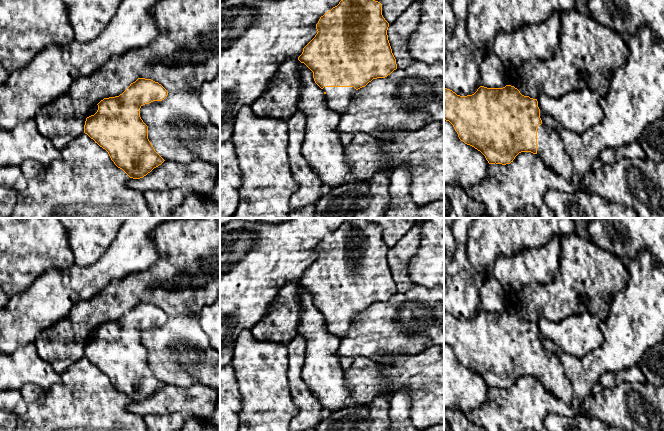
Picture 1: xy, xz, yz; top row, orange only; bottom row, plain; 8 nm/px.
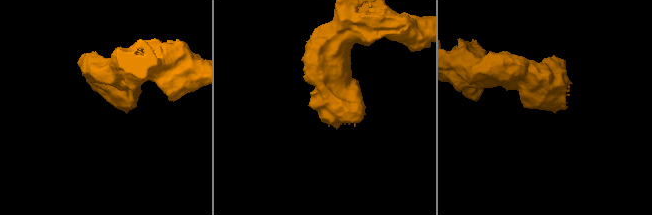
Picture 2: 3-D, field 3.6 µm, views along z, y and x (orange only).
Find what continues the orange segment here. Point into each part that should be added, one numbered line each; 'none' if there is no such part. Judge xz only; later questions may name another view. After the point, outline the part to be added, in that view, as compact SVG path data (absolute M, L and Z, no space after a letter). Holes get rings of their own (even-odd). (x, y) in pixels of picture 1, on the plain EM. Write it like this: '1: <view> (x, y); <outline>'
1: xz (338, 323); M324 311L326 327L330 335L339 339L345 337L355 319L354 311Z

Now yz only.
1: yz (550, 373); M543 348L539 349L537 352L537 379L546 392L574 407L577 415L590 416L583 405L578 404L574 399L572 386L563 371L561 356L550 353Z

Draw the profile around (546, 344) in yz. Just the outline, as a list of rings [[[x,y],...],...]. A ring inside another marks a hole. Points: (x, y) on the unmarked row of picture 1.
[[[540,334],[540,342],[542,344],[542,348],[546,351],[553,353],[557,356],[561,356],[561,351],[559,350],[558,346],[556,346],[554,343],[552,343],[550,340],[545,338]]]

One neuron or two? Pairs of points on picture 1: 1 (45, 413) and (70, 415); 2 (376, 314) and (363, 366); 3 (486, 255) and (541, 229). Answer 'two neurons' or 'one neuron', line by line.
1: one neuron
2: two neurons
3: one neuron

